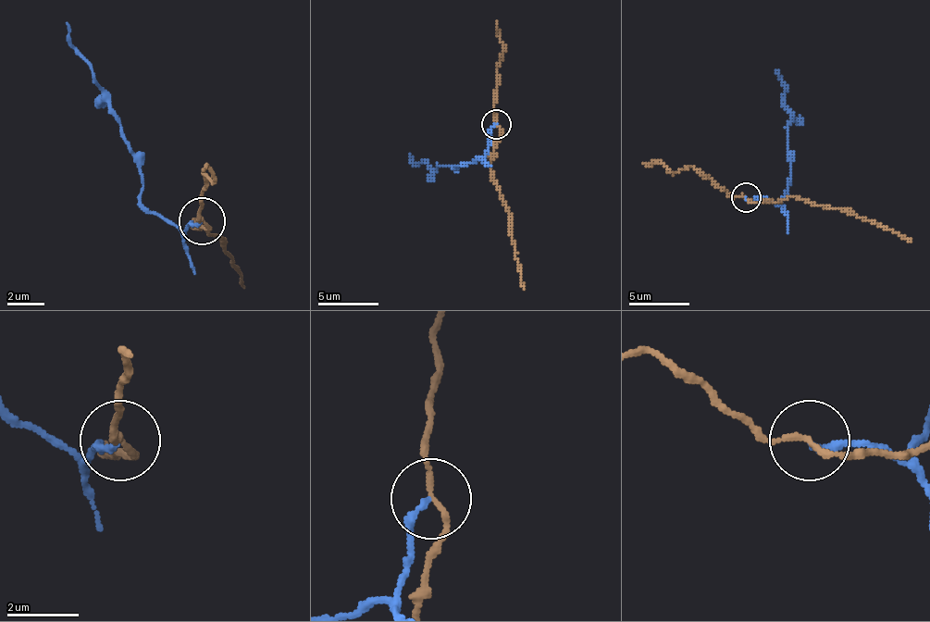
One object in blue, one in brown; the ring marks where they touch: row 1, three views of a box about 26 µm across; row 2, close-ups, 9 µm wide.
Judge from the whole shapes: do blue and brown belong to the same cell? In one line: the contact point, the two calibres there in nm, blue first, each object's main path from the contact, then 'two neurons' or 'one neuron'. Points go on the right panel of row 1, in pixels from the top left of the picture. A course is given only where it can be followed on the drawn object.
place (746, 197); calibres 180 and 150 nm; course blue (745, 196), (775, 203), (787, 187), (790, 115), (785, 85), (775, 70); course brown (745, 196), (763, 203), (799, 196), (814, 205), (850, 208), (911, 242); two neurons

